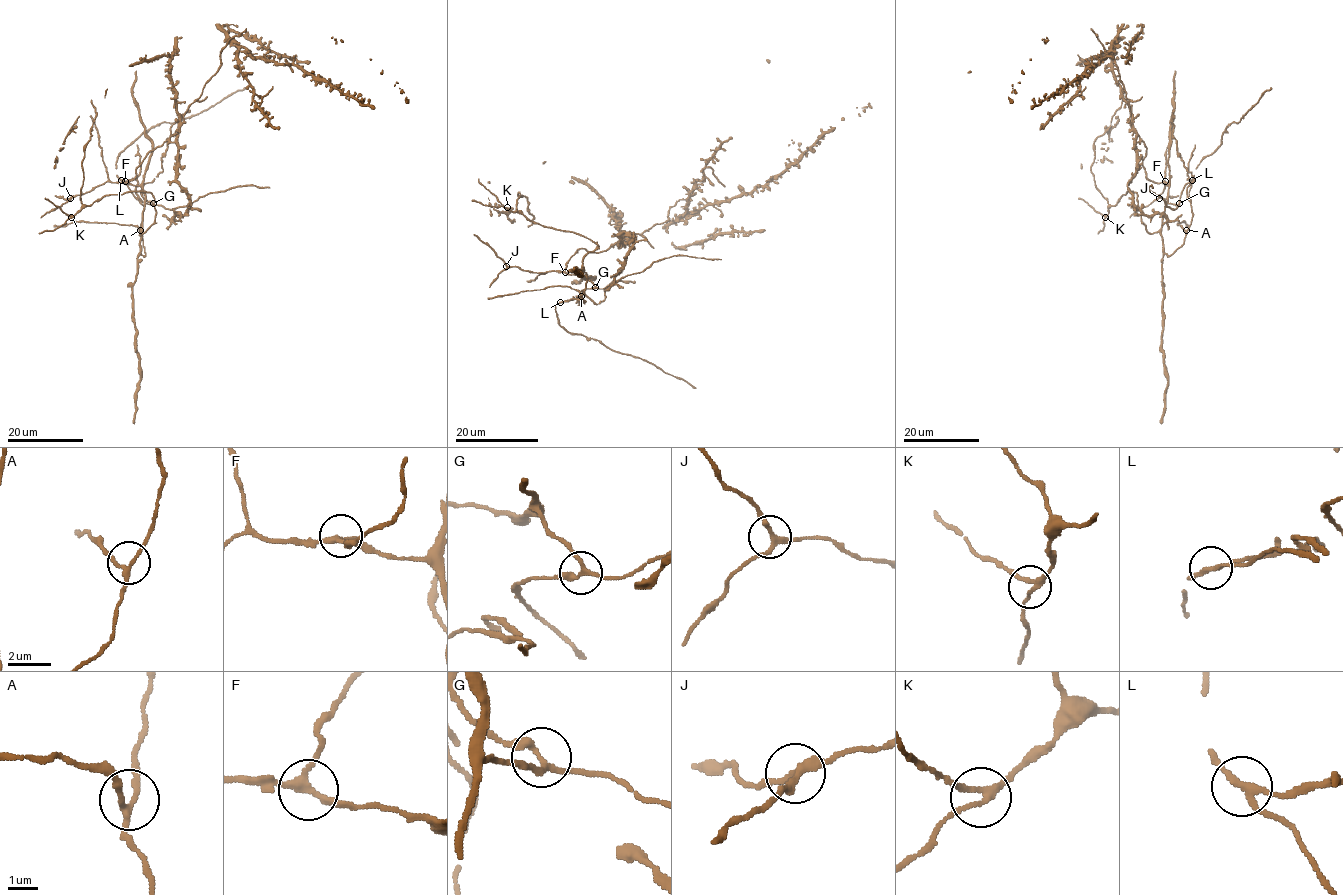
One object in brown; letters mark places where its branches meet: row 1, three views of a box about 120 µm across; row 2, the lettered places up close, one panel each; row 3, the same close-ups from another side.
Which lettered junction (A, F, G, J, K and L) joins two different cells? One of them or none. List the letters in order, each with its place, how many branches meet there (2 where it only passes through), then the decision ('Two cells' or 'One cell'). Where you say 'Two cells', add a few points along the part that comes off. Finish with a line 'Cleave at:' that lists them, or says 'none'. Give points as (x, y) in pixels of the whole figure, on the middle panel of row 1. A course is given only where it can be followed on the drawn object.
A: Place: (581, 296). Branches: 3. One cell
F: Place: (565, 272). Branches: 3. One cell
G: Place: (595, 287). Branches: 3. One cell
J: Place: (506, 266). Branches: 3. One cell
K: Place: (507, 207). Branches: 3. One cell
L: Place: (560, 302). Branches: 3. Two cells. Course of the part to remove: (560, 302), (580, 297), (578, 305)
Cleave at: L

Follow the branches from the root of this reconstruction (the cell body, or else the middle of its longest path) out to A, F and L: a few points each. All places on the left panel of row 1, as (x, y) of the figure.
A: (142, 161), (136, 176), (125, 182), (139, 185), (145, 196), (140, 241), (140, 253), (144, 256), (140, 230)
F: (142, 161), (136, 176), (125, 181)
L: (142, 161), (136, 176), (125, 182), (139, 185), (145, 196), (144, 256), (144, 205), (121, 179)

